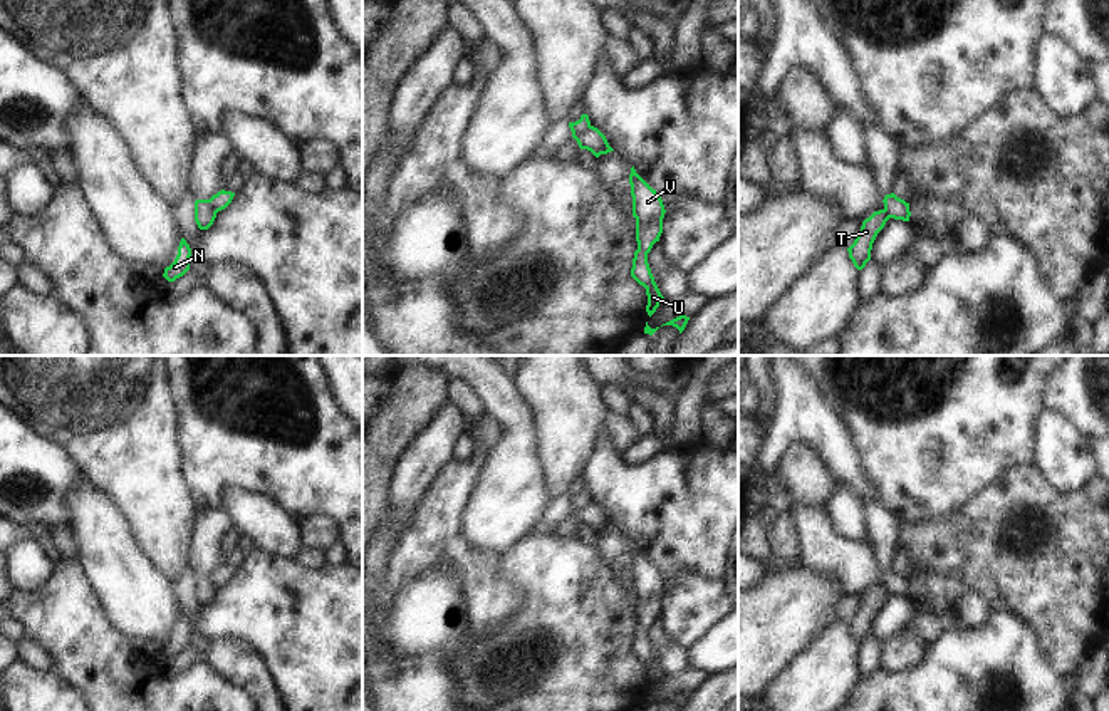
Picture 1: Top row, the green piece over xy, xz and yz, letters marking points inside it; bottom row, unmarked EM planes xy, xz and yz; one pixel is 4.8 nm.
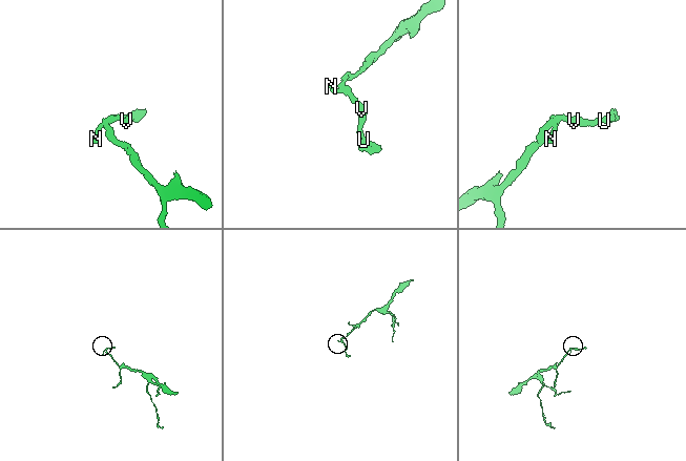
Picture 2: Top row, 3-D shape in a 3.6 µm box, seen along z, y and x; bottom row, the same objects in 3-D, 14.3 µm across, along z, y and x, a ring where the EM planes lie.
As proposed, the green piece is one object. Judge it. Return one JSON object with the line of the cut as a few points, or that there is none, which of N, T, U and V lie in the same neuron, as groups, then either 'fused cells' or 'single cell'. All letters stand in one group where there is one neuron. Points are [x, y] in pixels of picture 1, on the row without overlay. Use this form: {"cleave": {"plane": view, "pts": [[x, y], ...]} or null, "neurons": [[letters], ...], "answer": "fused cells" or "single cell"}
{"cleave": {"plane": "xz", "pts": [[591, 502], [574, 513]]}, "neurons": [["N", "U", "V"], ["T"]], "answer": "fused cells"}

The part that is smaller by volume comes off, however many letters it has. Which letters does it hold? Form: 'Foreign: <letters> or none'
Foreign: N, U, V

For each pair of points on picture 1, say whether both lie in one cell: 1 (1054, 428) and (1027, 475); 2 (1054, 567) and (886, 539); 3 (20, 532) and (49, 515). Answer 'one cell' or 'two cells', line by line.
1: two cells
2: two cells
3: two cells

